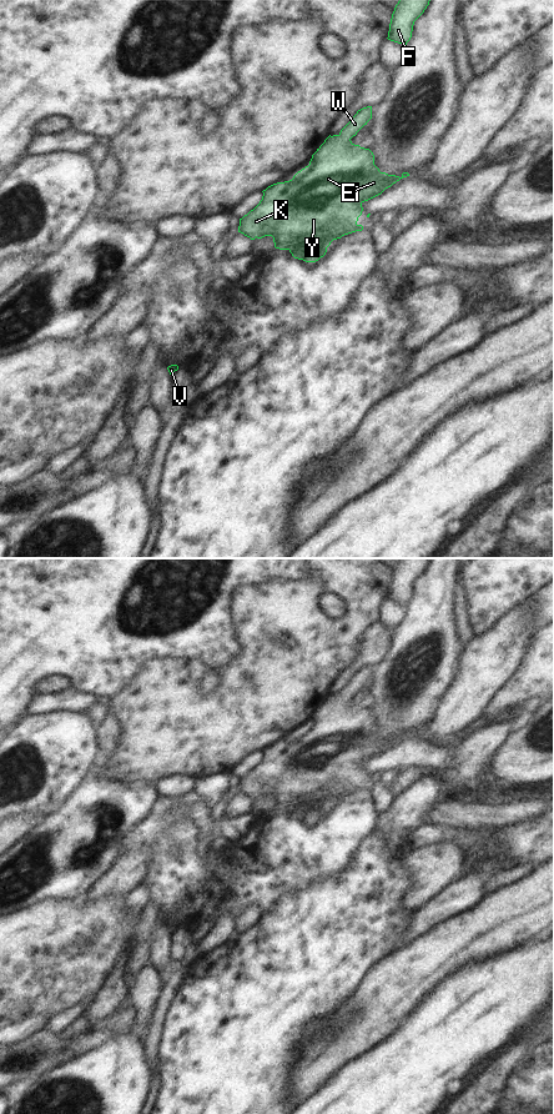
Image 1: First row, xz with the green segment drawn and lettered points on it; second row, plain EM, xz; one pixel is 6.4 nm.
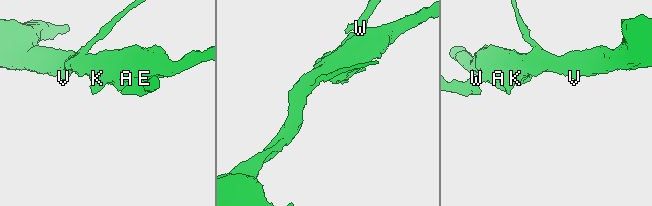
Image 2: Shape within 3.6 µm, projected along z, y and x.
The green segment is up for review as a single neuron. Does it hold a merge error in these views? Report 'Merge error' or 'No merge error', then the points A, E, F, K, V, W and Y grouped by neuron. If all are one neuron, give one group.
No merge error. Groups: A E F K V W Y.

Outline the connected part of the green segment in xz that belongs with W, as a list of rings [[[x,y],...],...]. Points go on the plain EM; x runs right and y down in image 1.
[[[372,666],[358,669],[338,694],[329,694],[324,699],[312,714],[309,724],[298,731],[292,739],[273,743],[263,749],[260,763],[240,778],[238,792],[251,799],[272,796],[276,808],[288,809],[294,818],[316,822],[326,814],[327,807],[333,799],[356,791],[362,791],[363,786],[357,783],[363,771],[362,763],[381,754],[401,738],[409,736],[408,732],[403,732],[401,737],[381,732],[374,724],[373,712],[351,701],[371,678]]]

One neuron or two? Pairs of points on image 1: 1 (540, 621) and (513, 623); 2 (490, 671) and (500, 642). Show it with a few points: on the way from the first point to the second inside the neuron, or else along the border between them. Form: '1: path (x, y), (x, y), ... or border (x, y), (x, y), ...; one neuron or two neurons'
1: border (532, 596), (534, 600), (535, 625), (538, 627); two neurons
2: path (490, 663), (490, 660), (500, 650); one neuron

